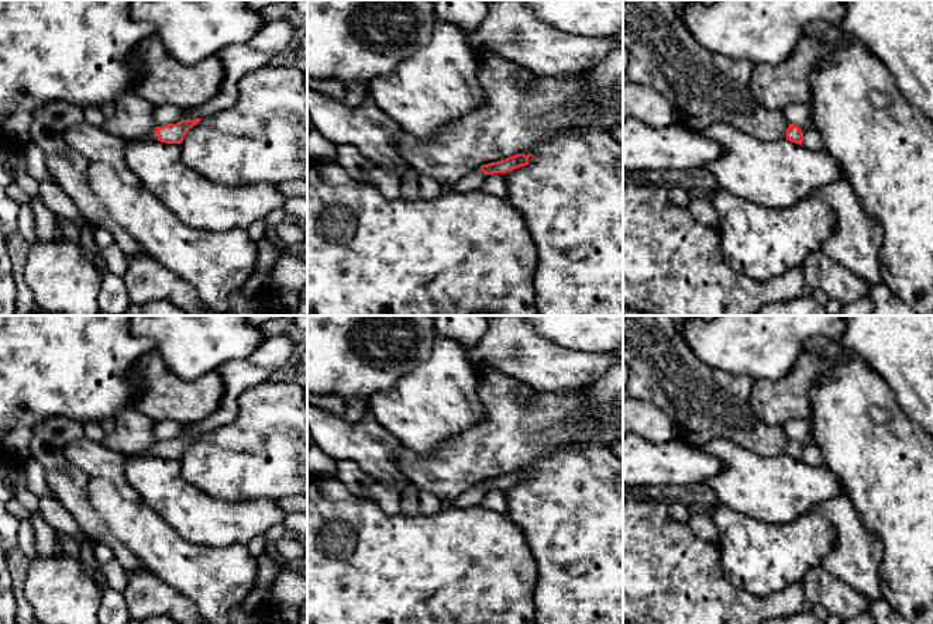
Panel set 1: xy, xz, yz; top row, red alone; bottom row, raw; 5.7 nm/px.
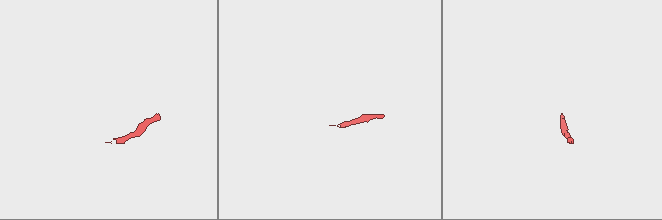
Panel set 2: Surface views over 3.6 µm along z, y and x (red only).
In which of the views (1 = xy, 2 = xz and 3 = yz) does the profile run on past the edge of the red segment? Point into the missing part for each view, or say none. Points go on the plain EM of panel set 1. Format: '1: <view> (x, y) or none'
1: xy (152, 451)
2: none
3: none

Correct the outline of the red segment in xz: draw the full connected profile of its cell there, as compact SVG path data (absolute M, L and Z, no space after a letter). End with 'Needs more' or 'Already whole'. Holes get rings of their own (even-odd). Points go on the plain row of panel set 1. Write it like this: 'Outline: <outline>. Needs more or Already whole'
Outline: M517 469L517 470L509 472L503 476L482 480L481 486L485 490L507 489L507 487L512 487L513 485L529 480L530 472L534 472L534 470Z. Already whole

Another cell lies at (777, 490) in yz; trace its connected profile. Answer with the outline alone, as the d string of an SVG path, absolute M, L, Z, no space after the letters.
M715 438L698 447L723 462L723 469L705 482L715 490L717 503L754 520L788 524L822 503L844 494L841 480L824 465L812 466L786 454L761 458L726 438Z

